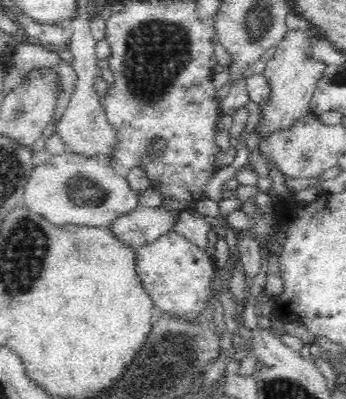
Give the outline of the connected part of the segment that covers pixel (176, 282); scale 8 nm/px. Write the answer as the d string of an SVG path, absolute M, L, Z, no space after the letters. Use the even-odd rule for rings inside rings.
M172 231L136 251L136 272L155 306L166 314L193 321L212 294L210 280L216 270L214 261L185 236Z

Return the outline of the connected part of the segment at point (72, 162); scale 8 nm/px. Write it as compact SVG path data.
M66 151L62 154L51 155L44 163L33 168L26 192L24 192L24 204L30 210L42 214L46 220L50 220L56 226L76 224L87 227L110 227L116 218L132 212L139 202L135 192L129 187L127 178L122 176L119 170L111 168L110 163Z

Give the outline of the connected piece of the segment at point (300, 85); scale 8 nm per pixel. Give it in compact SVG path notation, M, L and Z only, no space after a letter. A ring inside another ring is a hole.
M308 25L301 28L288 31L285 37L277 44L270 56L270 60L265 64L264 75L270 83L270 98L260 104L262 116L258 124L261 124L257 134L259 134L259 142L264 140L266 136L272 136L272 132L278 130L288 130L296 120L300 120L301 116L309 113L309 104L316 84L327 64L322 63L318 59L310 57L310 53L306 51L306 46L310 40L317 40L318 34L314 34Z

